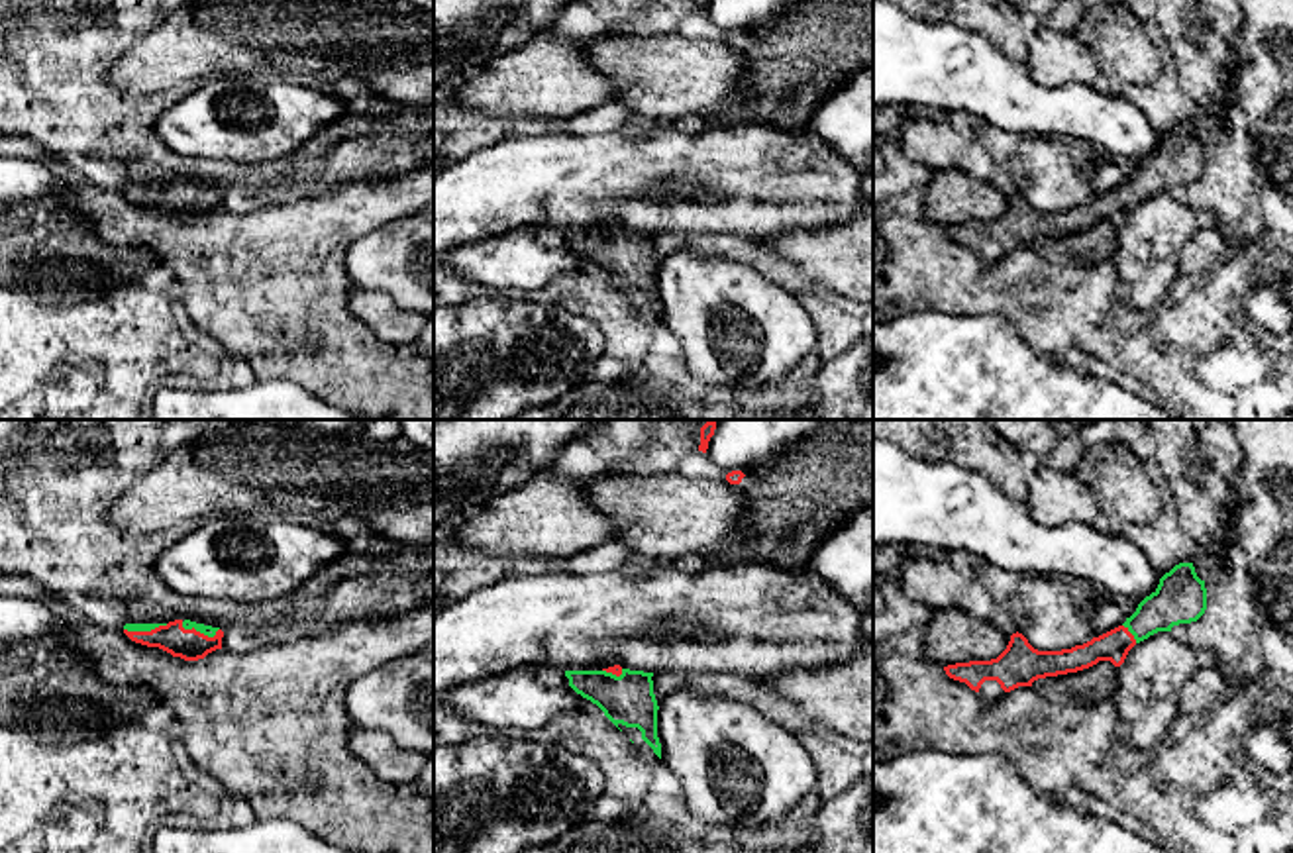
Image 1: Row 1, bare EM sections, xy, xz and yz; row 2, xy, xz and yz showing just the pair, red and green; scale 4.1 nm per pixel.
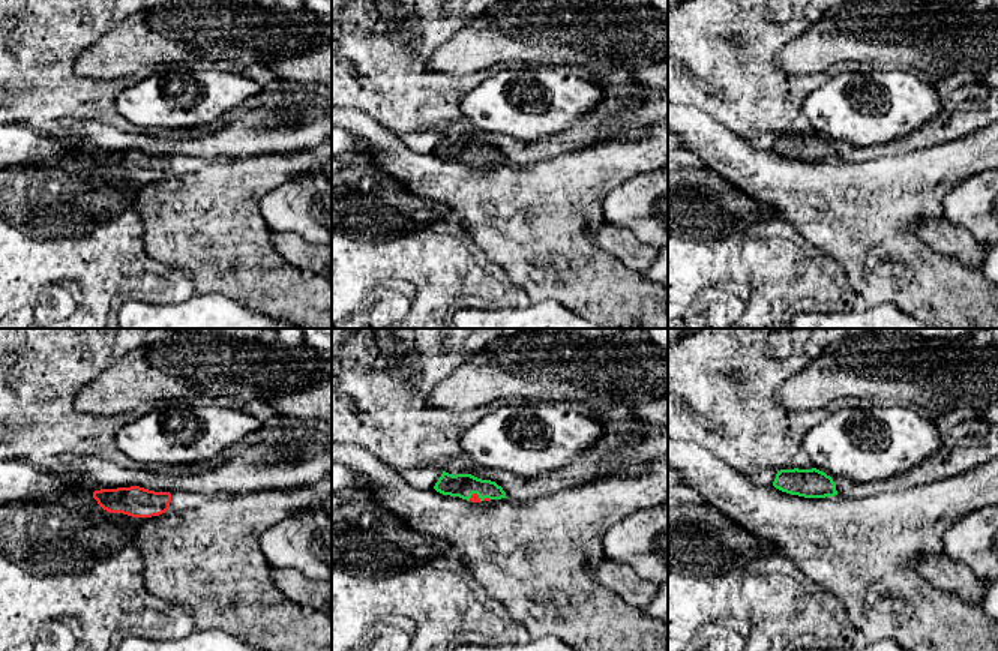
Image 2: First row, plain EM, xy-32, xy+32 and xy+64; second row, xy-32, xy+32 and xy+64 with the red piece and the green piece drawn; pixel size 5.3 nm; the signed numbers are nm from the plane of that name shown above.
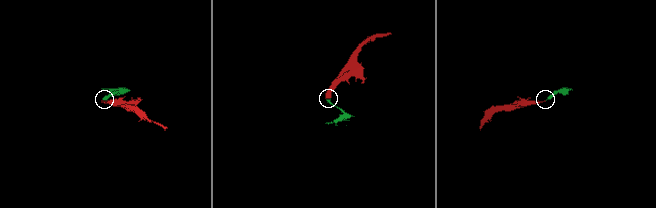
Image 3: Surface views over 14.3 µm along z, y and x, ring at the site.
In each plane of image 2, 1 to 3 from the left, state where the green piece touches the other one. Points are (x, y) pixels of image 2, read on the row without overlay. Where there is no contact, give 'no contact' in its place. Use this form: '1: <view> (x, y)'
1: no contact
2: xy+32 (477, 161)
3: no contact

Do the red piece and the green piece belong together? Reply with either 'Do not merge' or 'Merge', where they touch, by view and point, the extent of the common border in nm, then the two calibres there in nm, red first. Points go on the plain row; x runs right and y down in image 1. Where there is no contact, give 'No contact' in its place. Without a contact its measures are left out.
Merge. Touches red at xy (199, 193). Shared border 160 nm. Thickness 130 nm (red) against 50 nm

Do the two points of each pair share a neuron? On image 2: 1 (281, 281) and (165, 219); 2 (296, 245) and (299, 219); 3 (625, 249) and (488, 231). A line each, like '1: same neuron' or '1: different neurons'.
1: same neuron
2: different neurons
3: different neurons

